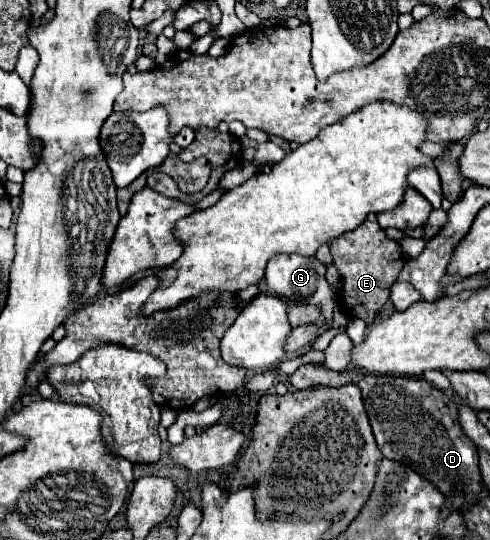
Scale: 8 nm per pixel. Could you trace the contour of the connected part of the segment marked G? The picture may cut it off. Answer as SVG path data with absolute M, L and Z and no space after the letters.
M277 255L267 263L265 283L277 297L301 301L301 303L307 303L307 305L315 305L315 307L321 309L321 315L325 319L329 319L333 315L333 307L335 307L335 293L333 291L323 291L323 275L325 275L325 265L319 263L315 257Z

